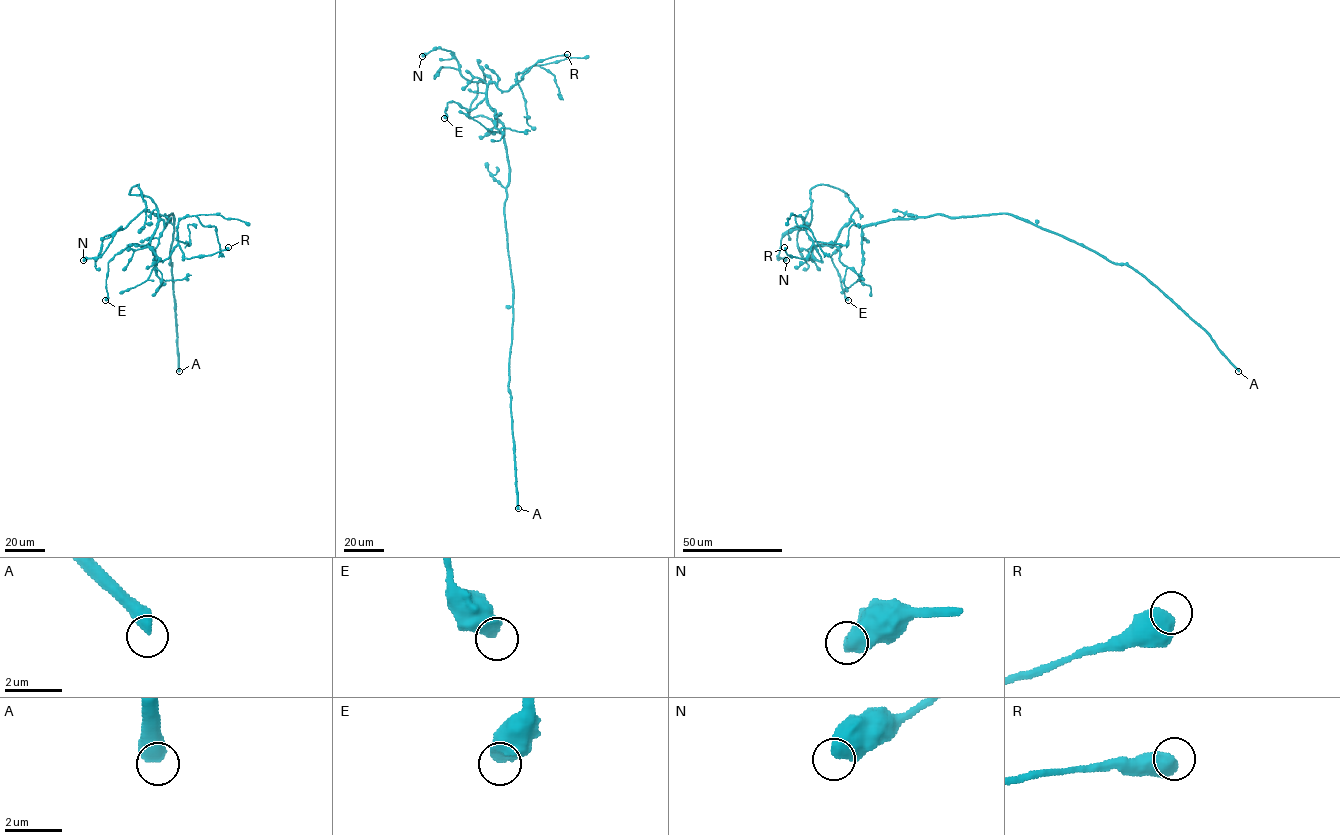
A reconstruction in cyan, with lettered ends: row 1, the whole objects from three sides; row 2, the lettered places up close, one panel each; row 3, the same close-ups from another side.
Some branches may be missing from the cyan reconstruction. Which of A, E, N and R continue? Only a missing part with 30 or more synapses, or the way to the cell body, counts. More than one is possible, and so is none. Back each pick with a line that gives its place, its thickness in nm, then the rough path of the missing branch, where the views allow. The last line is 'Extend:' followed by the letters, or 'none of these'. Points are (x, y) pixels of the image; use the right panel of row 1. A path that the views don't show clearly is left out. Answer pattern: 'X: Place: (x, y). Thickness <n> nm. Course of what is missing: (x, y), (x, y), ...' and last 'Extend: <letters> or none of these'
A: Place: (1238, 371). Thickness 550 nm
Extend: A

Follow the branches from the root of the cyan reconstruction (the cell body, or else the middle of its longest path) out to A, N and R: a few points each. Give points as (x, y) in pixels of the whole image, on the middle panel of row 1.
A: (506, 230), (512, 288), (508, 390), (518, 508)
N: (506, 230), (504, 126), (469, 117), (477, 83), (485, 81), (467, 80), (450, 51), (422, 56)
R: (506, 230), (509, 161), (504, 126), (487, 103), (487, 86), (494, 82), (507, 91), (536, 63), (567, 54)

